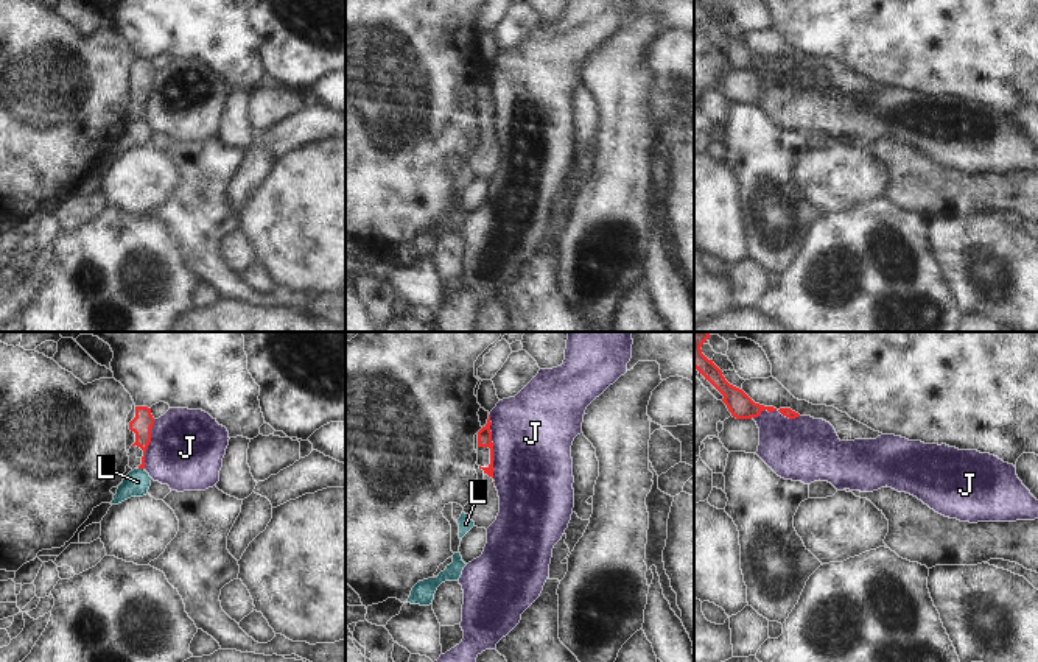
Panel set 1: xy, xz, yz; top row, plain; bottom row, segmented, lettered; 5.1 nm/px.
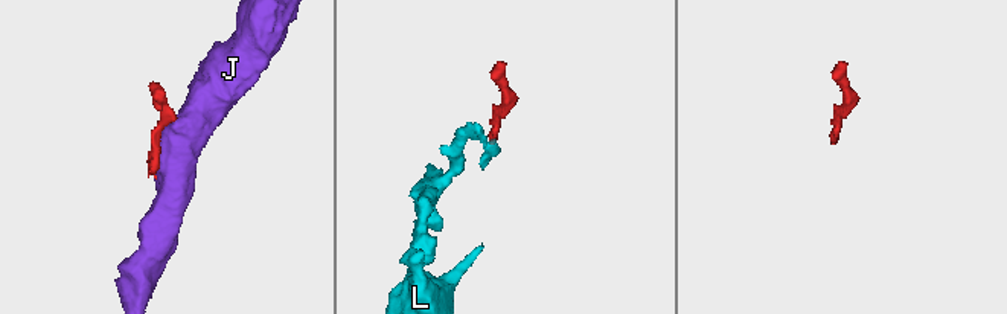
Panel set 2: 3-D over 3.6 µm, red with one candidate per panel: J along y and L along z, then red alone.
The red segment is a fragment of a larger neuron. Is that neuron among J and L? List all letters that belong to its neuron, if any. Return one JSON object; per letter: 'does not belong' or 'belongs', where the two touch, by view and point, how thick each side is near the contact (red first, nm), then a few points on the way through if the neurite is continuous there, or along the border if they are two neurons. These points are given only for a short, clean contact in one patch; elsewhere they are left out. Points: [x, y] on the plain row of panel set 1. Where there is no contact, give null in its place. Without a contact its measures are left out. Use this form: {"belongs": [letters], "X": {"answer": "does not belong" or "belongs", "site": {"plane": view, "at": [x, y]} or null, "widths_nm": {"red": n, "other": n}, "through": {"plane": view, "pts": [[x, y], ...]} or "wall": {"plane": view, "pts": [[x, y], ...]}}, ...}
{"belongs": [], "J": {"answer": "does not belong", "site": {"plane": "xz", "at": [492, 97]}, "widths_nm": {"red": 80, "other": 420}}, "L": {"answer": "does not belong", "site": {"plane": "xy", "at": [140, 119]}, "widths_nm": {"red": 110, "other": 140}, "wall": {"plane": "xy", "pts": [[137, 119], [143, 120]]}}}

